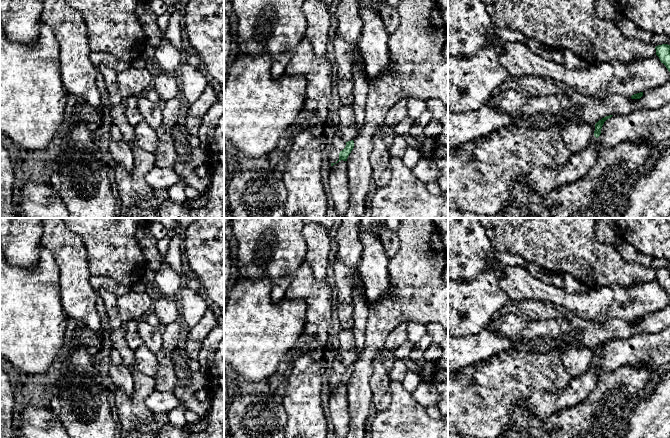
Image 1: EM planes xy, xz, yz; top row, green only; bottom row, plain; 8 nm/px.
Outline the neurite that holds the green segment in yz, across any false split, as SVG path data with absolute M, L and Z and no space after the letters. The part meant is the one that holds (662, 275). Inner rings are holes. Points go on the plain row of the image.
M662 268L655 271L656 279L659 281L661 287L663 287L670 296L670 269Z

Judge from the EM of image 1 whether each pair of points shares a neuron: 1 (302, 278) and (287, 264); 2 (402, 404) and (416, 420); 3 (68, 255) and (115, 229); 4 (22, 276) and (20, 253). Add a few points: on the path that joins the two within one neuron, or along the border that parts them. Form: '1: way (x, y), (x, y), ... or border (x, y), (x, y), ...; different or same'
1: border (304, 262), (297, 270), (285, 293); different
2: way (404, 408), (412, 416); same
3: border (69, 229), (81, 238), (86, 251), (89, 269); different
4: border (39, 252), (37, 263), (31, 268), (10, 265); different

